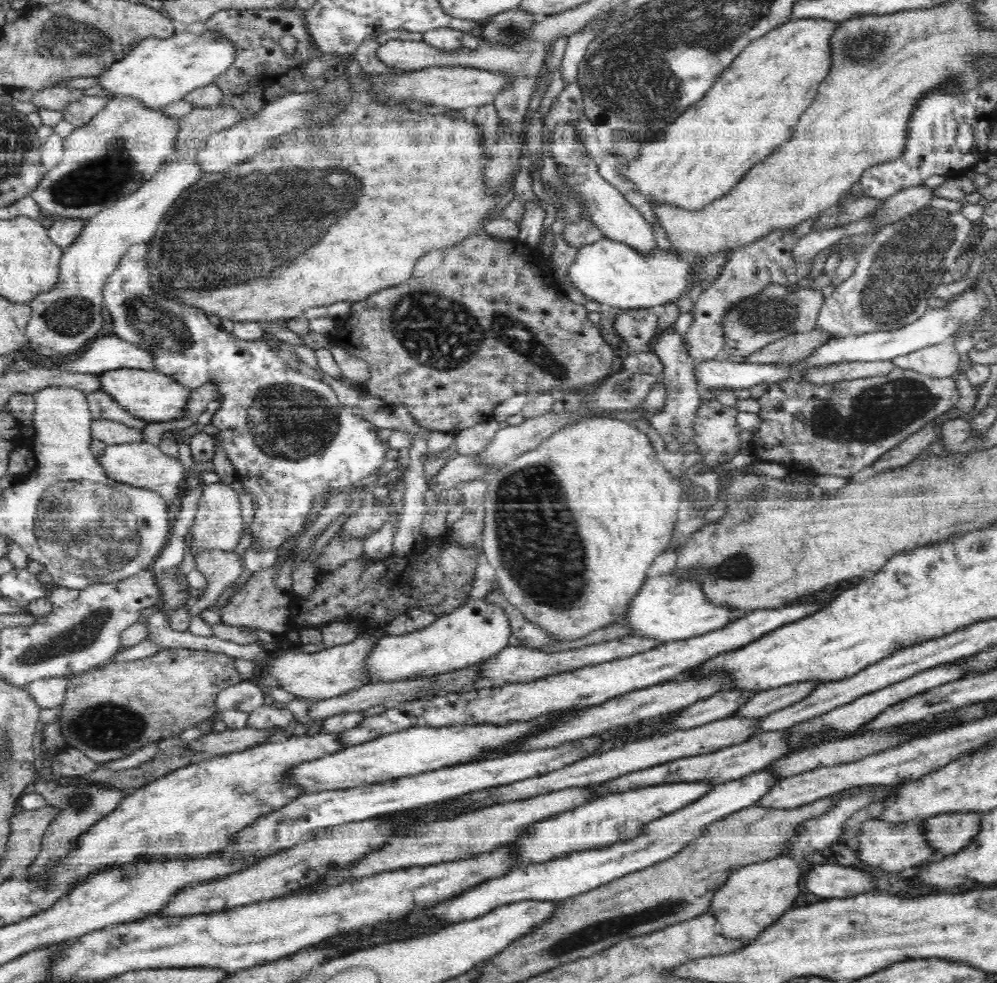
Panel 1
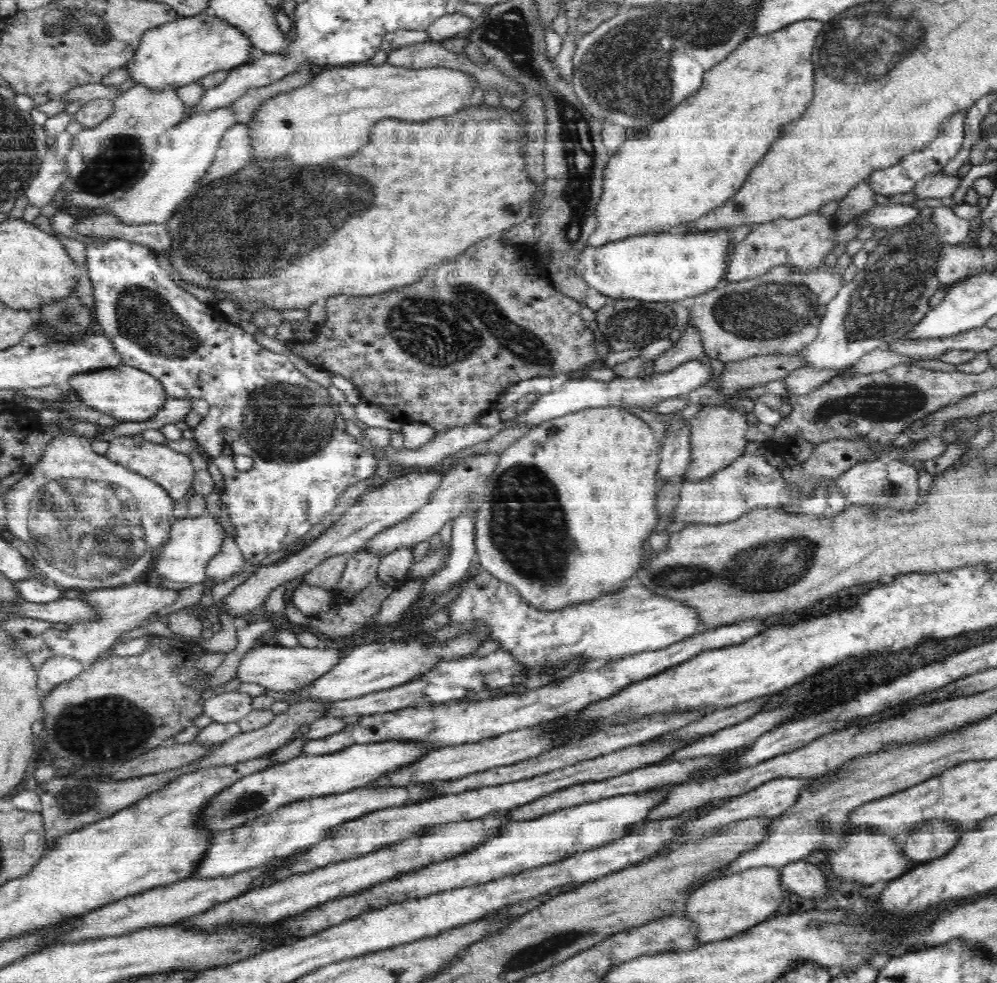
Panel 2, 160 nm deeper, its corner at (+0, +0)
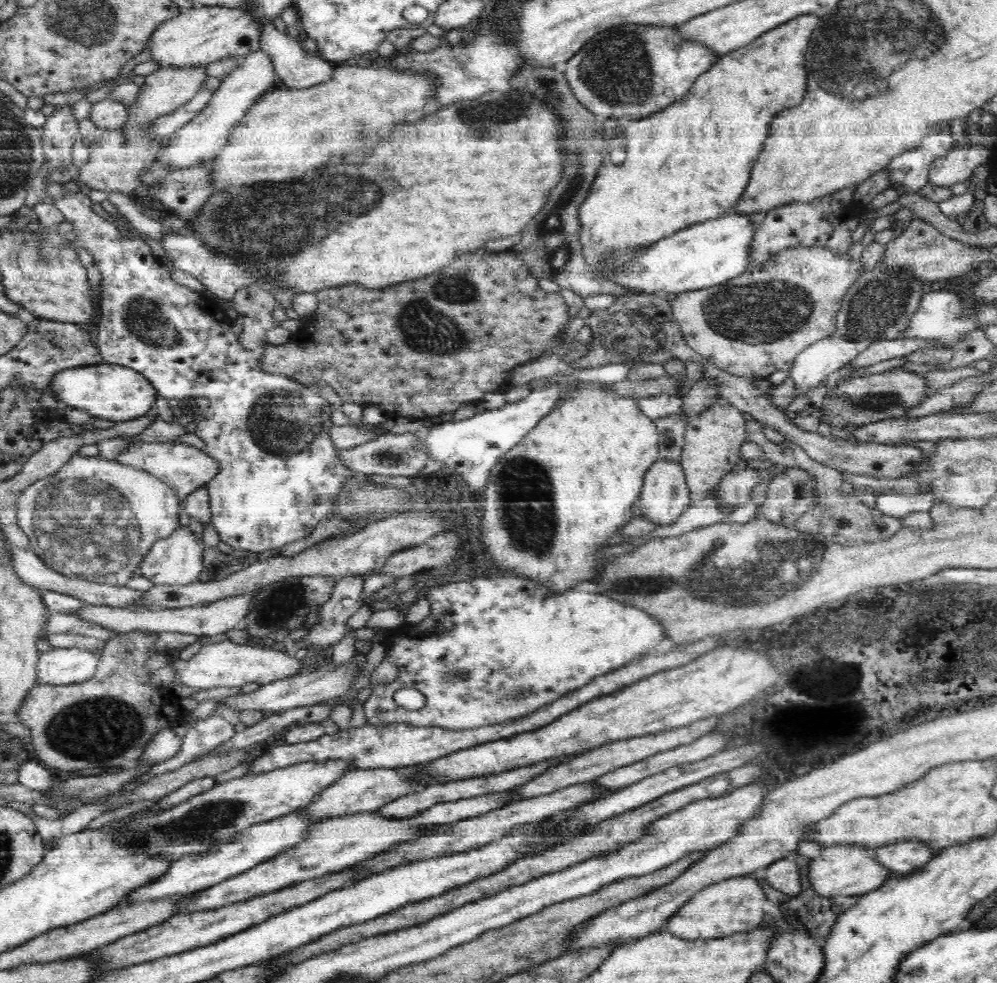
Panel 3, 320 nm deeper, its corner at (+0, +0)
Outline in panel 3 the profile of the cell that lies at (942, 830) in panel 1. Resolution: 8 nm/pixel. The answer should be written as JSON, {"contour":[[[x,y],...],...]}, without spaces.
{"contour":[[[916,839],[890,843],[876,849],[874,860],[890,870],[890,876],[906,876],[924,866],[938,854],[932,843]]]}

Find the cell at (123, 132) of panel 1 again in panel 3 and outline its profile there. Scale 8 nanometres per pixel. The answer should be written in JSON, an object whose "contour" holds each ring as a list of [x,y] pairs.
{"contour":[[[202,66],[184,69],[156,68],[140,86],[134,104],[127,106],[127,122],[115,130],[102,131],[102,139],[90,147],[88,162],[78,167],[79,180],[86,186],[98,188],[102,192],[120,190],[132,196],[140,186],[139,182],[145,170],[157,160],[161,148],[157,134],[151,132],[154,122],[190,102],[198,91],[204,89],[204,81],[208,78],[208,73]]]}

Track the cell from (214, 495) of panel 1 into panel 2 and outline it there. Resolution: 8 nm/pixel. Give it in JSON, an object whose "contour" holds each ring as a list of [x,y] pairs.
{"contour":[[[210,514],[177,519],[172,525],[169,540],[161,546],[160,555],[151,567],[149,573],[151,577],[166,578],[172,582],[186,582],[190,585],[204,583],[207,579],[206,566],[222,546],[224,532],[220,528],[222,526]]]}

